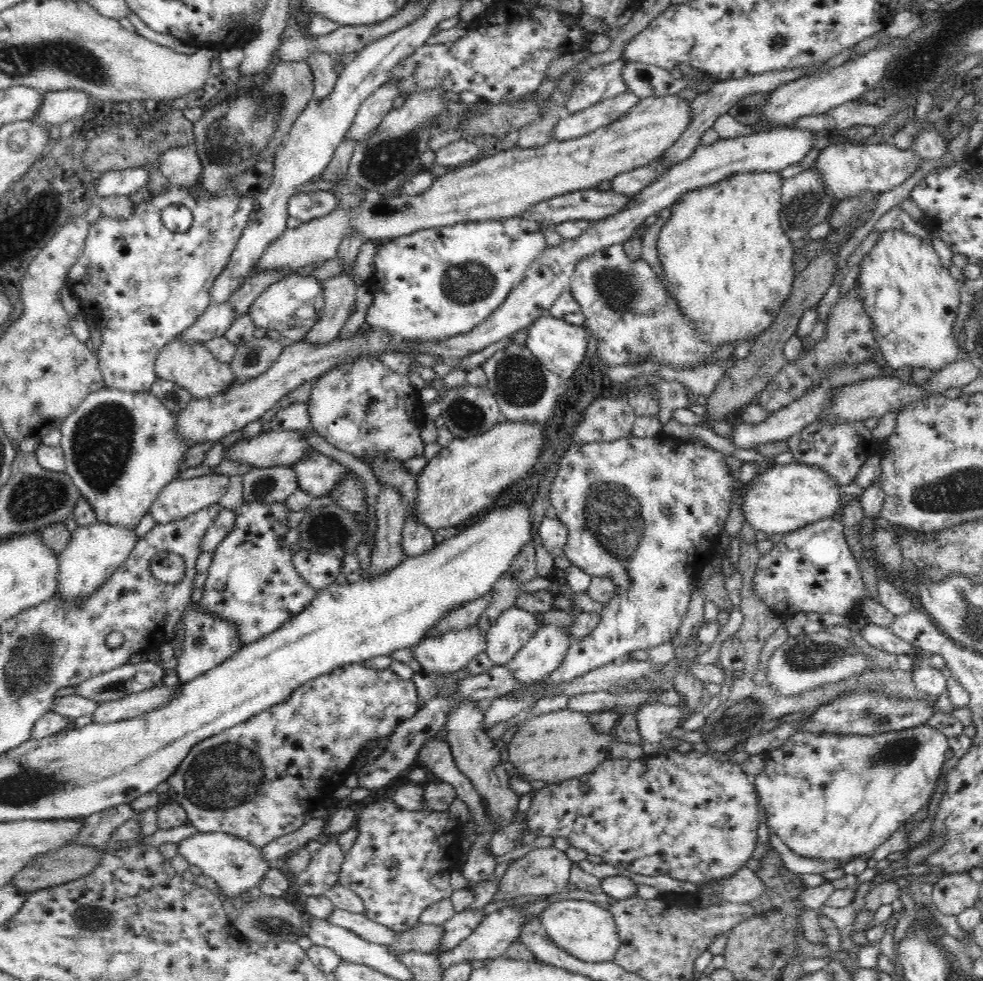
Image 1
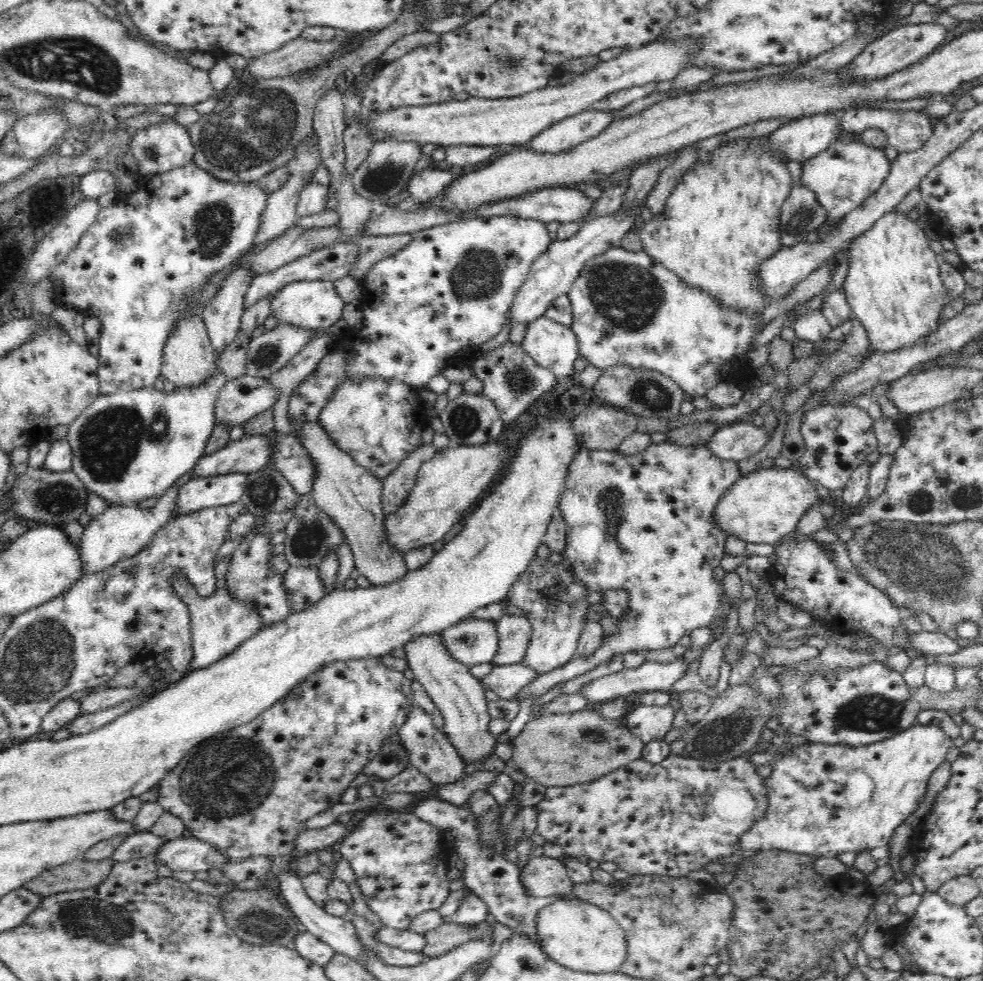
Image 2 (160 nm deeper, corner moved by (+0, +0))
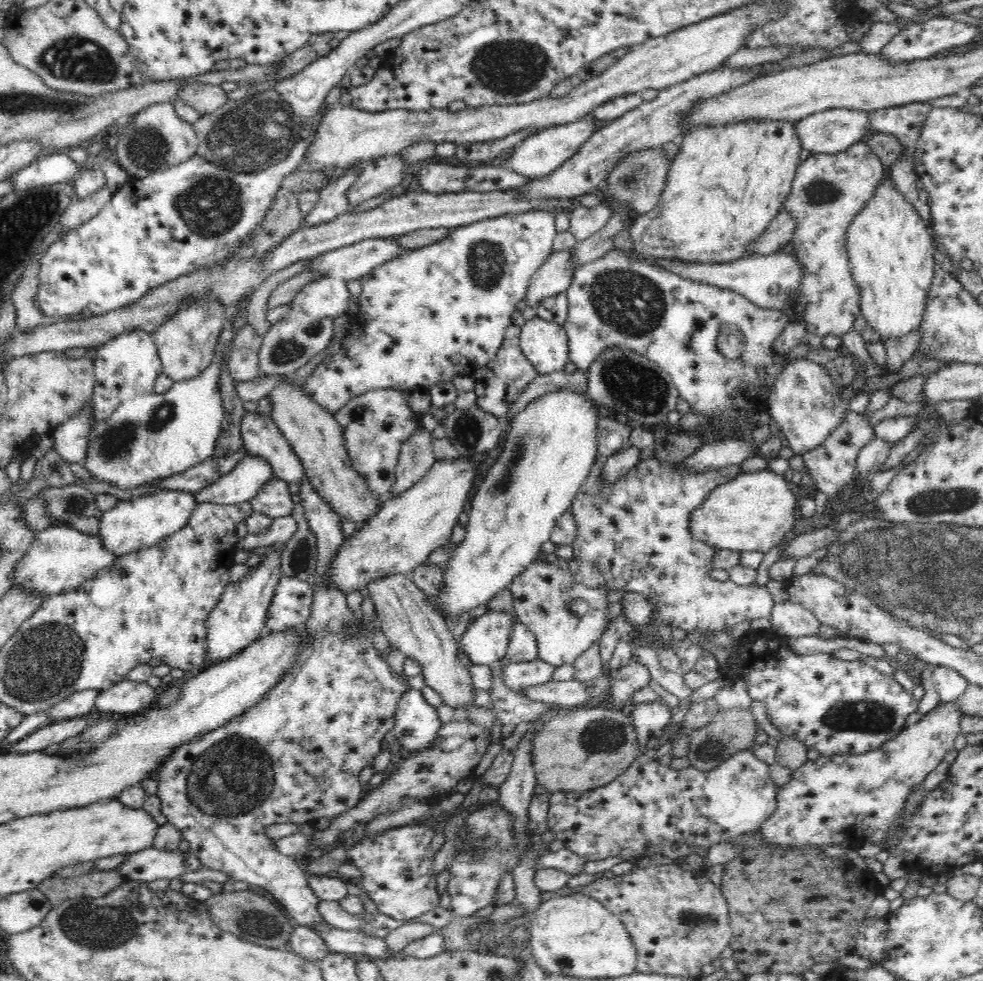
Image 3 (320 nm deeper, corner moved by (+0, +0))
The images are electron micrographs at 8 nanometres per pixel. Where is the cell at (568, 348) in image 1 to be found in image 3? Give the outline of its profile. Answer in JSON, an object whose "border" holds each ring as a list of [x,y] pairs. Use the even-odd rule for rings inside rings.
{"border":[[[538,316],[521,328],[519,345],[538,375],[562,371],[570,361],[569,338],[563,325]]]}

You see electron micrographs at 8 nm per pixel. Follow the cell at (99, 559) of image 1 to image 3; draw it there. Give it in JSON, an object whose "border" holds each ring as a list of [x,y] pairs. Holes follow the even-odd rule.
{"border":[[[166,489],[138,496],[134,500],[119,502],[116,507],[104,511],[97,534],[104,547],[119,557],[141,548],[154,546],[167,536],[178,532],[188,524],[196,507],[196,496],[182,490]]]}

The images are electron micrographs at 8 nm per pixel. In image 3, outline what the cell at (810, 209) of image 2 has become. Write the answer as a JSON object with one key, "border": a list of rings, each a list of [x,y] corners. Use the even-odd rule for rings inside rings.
{"border":[[[781,210],[768,225],[768,228],[752,239],[747,250],[750,256],[768,255],[781,249],[784,245],[791,242],[796,226],[795,218],[787,212]]]}

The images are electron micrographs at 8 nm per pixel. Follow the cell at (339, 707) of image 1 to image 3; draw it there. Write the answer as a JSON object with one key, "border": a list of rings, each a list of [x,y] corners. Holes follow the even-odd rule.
{"border":[[[306,475],[302,477],[300,482],[300,496],[304,505],[304,512],[309,527],[317,538],[317,562],[316,562],[316,577],[312,582],[314,591],[313,603],[311,606],[311,615],[304,623],[304,638],[303,645],[297,654],[296,662],[288,669],[288,672],[280,678],[278,682],[263,696],[259,703],[254,707],[249,708],[248,711],[243,712],[242,715],[232,719],[228,724],[219,726],[213,731],[205,732],[203,735],[196,736],[195,739],[190,740],[186,744],[179,746],[160,769],[156,772],[155,778],[158,782],[157,795],[162,801],[162,812],[166,815],[167,820],[180,830],[183,834],[184,840],[190,843],[189,852],[200,860],[204,869],[213,869],[224,872],[232,881],[246,882],[249,886],[256,886],[268,891],[276,902],[286,910],[288,918],[291,918],[294,924],[302,925],[305,927],[313,928],[314,925],[323,925],[324,918],[319,912],[319,899],[314,895],[312,888],[308,885],[307,876],[305,872],[304,863],[296,860],[294,857],[282,855],[278,850],[274,849],[274,842],[268,838],[265,828],[270,824],[282,824],[282,822],[291,823],[314,823],[320,818],[336,818],[348,809],[353,809],[360,800],[360,792],[364,789],[360,784],[360,772],[366,765],[372,765],[374,758],[383,750],[380,747],[381,742],[384,740],[384,734],[395,727],[395,714],[397,704],[400,697],[406,692],[409,687],[408,679],[404,675],[397,675],[392,671],[390,665],[386,662],[384,657],[380,657],[378,650],[374,647],[372,641],[367,638],[365,632],[358,632],[358,623],[356,623],[356,616],[352,610],[346,605],[346,594],[341,592],[335,586],[327,584],[327,570],[331,565],[332,559],[344,542],[344,534],[342,533],[342,518],[332,509],[332,506],[316,491],[313,489],[310,479]]]}

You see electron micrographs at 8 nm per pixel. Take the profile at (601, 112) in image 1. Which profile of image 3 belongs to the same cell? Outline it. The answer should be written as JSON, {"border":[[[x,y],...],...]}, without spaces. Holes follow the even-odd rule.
{"border":[[[589,113],[585,118],[580,118],[576,122],[556,125],[547,129],[542,129],[532,136],[525,138],[510,152],[510,158],[506,160],[508,168],[516,174],[527,176],[528,178],[548,176],[557,170],[564,162],[567,162],[578,152],[578,149],[596,132],[594,121],[596,118]]]}

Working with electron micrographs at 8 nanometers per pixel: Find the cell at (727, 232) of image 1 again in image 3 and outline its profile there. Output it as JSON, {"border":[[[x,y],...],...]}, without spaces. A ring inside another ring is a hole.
{"border":[[[752,119],[720,127],[700,125],[677,142],[679,150],[658,204],[629,227],[634,250],[646,257],[668,257],[686,263],[722,264],[750,256],[747,250],[751,240],[768,228],[790,194],[802,150],[796,123]]]}

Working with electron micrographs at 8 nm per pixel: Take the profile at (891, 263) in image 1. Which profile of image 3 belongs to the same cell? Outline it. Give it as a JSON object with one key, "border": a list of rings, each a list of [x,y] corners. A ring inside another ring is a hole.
{"border":[[[884,174],[872,198],[850,223],[846,246],[852,275],[856,279],[856,286],[860,287],[860,315],[866,318],[866,326],[876,332],[876,339],[884,340],[916,331],[923,321],[928,291],[936,272],[936,252],[932,246],[930,225],[926,224],[914,206],[896,189],[891,176]]]}

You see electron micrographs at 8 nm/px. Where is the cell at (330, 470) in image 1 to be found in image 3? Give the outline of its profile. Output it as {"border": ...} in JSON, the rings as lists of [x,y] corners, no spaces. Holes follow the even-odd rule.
{"border":[[[248,412],[242,418],[241,438],[248,454],[262,456],[272,465],[274,476],[288,484],[302,482],[304,465],[271,417]]]}

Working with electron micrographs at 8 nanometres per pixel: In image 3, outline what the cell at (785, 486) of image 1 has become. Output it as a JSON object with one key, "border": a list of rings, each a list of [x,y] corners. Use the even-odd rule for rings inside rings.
{"border":[[[769,468],[740,473],[734,480],[714,488],[704,504],[691,512],[691,535],[717,550],[768,552],[778,546],[786,532],[794,526],[794,510],[799,505],[784,476]]]}

